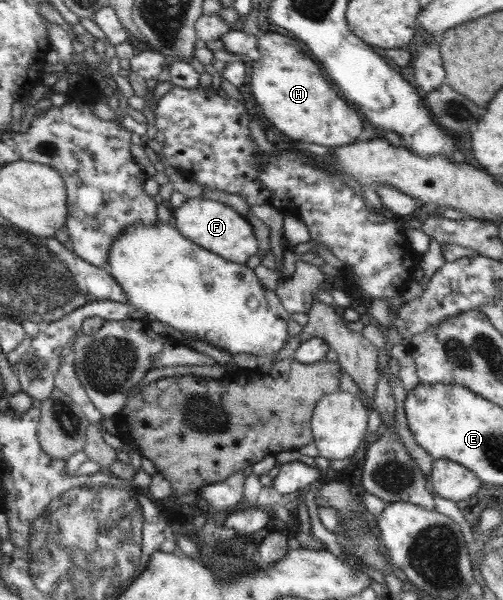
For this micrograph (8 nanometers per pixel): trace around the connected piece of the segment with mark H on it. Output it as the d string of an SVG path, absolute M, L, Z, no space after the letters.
M270 32L270 34L262 34L257 38L257 48L260 53L258 64L250 68L250 88L252 96L256 99L258 106L262 106L262 114L266 114L266 118L286 136L290 136L292 140L302 140L302 142L312 142L312 144L322 144L322 146L346 146L356 142L356 136L360 136L360 132L364 130L360 116L350 108L350 104L346 104L330 86L330 82L322 76L320 66L308 56L304 54L304 50L292 40L286 38L282 34Z

